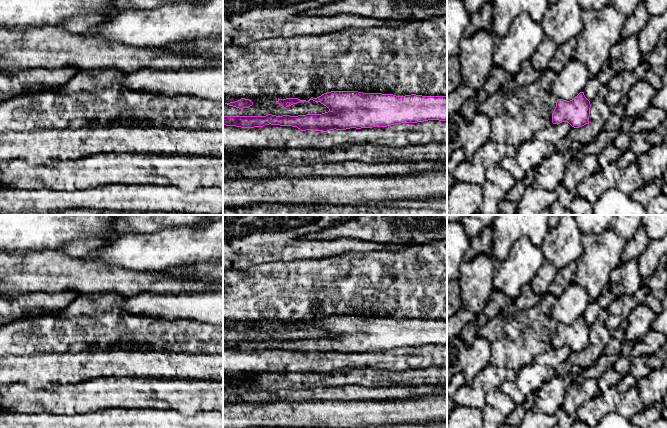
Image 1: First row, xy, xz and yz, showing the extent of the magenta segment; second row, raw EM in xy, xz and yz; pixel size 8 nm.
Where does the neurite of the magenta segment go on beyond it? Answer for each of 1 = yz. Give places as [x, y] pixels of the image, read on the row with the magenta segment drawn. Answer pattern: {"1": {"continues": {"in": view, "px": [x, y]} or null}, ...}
{"1": {"continues": null}}

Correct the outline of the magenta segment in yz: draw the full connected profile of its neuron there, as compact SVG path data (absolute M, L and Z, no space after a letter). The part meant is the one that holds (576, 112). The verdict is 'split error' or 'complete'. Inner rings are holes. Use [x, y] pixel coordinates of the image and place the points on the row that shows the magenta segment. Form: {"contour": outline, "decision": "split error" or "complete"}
{"contour": "M580 92L574 99L566 101L558 99L552 113L552 123L568 122L572 127L579 128L589 124L590 101Z", "decision": "complete"}

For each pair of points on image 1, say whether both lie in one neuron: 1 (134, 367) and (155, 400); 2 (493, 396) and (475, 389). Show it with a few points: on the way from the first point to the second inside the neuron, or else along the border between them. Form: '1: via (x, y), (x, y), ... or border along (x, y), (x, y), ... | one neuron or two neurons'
1: border along (117, 378), (165, 378) | two neurons
2: border along (487, 392), (485, 405), (481, 410) | two neurons

